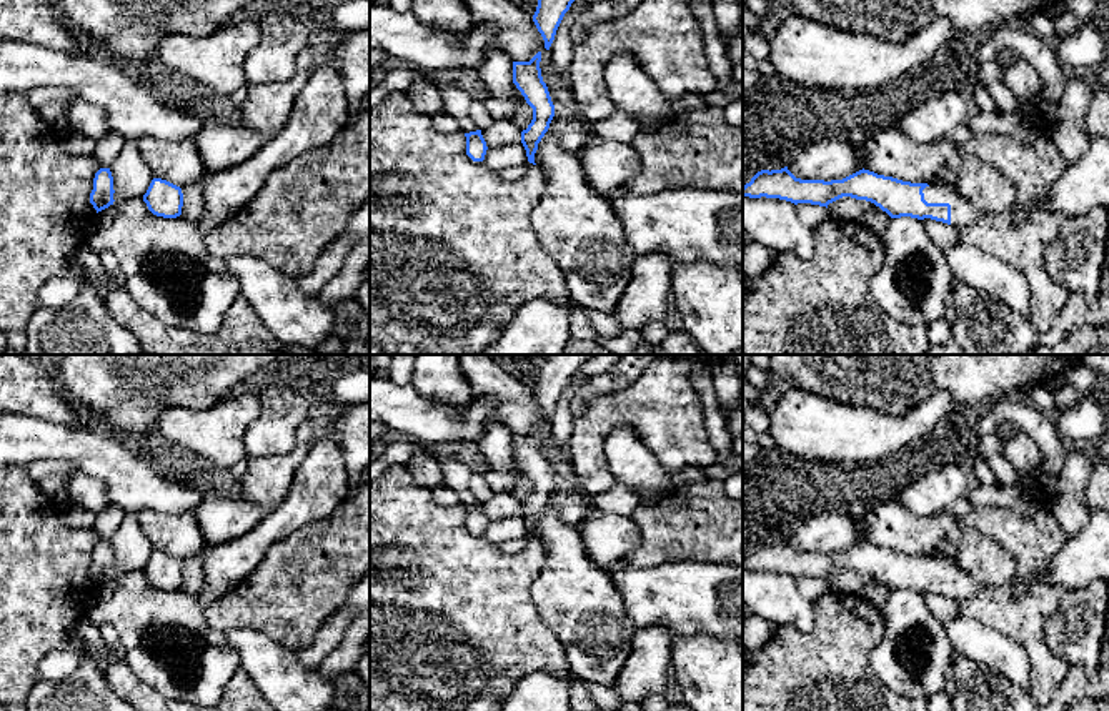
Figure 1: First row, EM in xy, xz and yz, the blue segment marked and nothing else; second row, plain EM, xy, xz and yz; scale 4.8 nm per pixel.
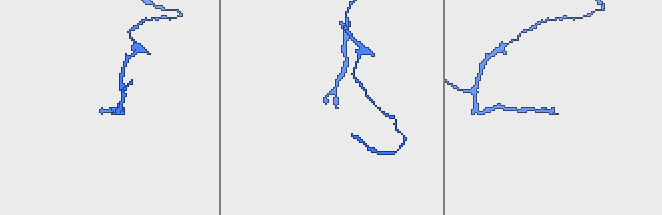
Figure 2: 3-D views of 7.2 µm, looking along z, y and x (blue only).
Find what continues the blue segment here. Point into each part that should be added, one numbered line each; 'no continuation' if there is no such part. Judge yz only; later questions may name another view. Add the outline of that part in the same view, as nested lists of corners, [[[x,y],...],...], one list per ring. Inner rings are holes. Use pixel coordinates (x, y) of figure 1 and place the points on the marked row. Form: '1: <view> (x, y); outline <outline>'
1: yz (963, 213); outline [[[929,185],[923,190],[927,203],[949,203],[951,205],[951,225],[957,230],[979,220],[984,213],[964,200],[959,193],[946,190],[939,185]]]

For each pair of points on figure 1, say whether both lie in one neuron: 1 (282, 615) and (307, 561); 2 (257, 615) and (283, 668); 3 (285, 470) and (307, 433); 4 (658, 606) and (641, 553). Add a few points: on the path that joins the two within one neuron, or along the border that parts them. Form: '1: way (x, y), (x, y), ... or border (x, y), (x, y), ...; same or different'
1: way (288, 601), (288, 596), (307, 575); same
2: border (230, 628), (258, 630), (292, 651); different
3: way (290, 462), (303, 442); same
4: border (620, 560), (635, 566), (651, 566); different

